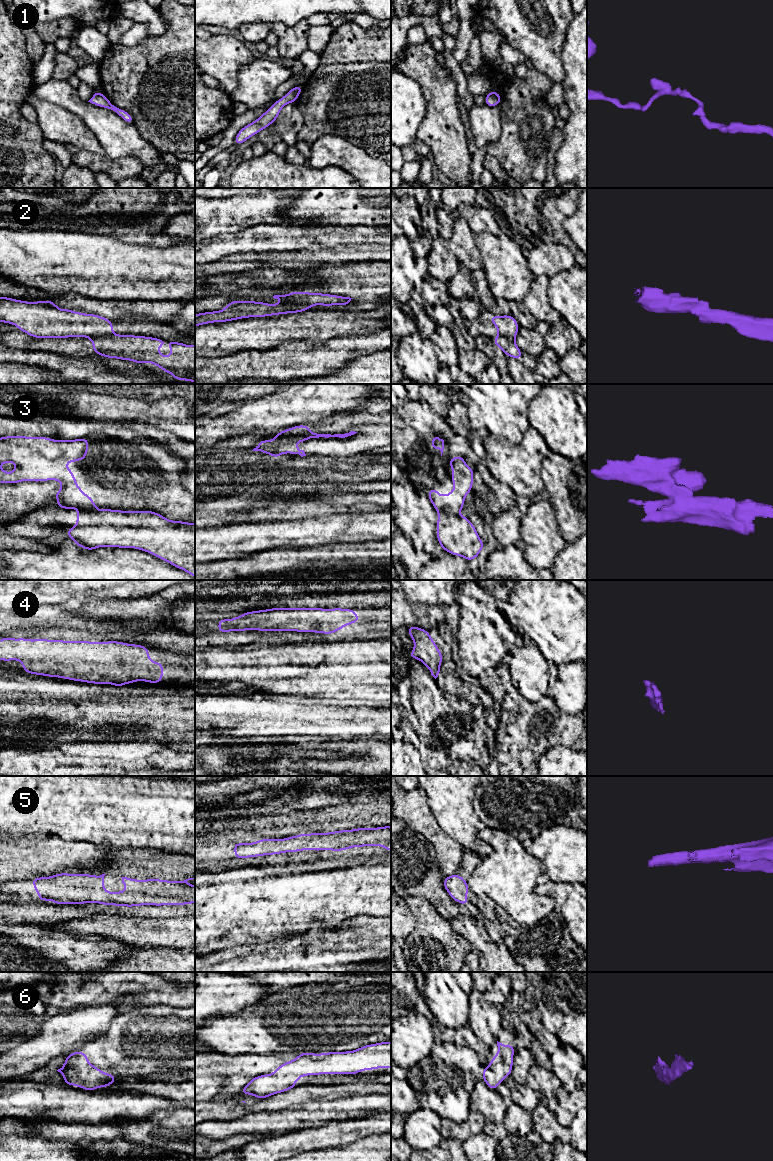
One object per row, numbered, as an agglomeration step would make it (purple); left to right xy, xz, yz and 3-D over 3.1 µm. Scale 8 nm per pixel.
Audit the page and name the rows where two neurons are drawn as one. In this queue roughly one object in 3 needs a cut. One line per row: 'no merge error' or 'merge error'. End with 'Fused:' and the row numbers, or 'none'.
1: no merge error
2: merge error
3: merge error
4: no merge error
5: no merge error
6: no merge error
Fused: 2, 3

